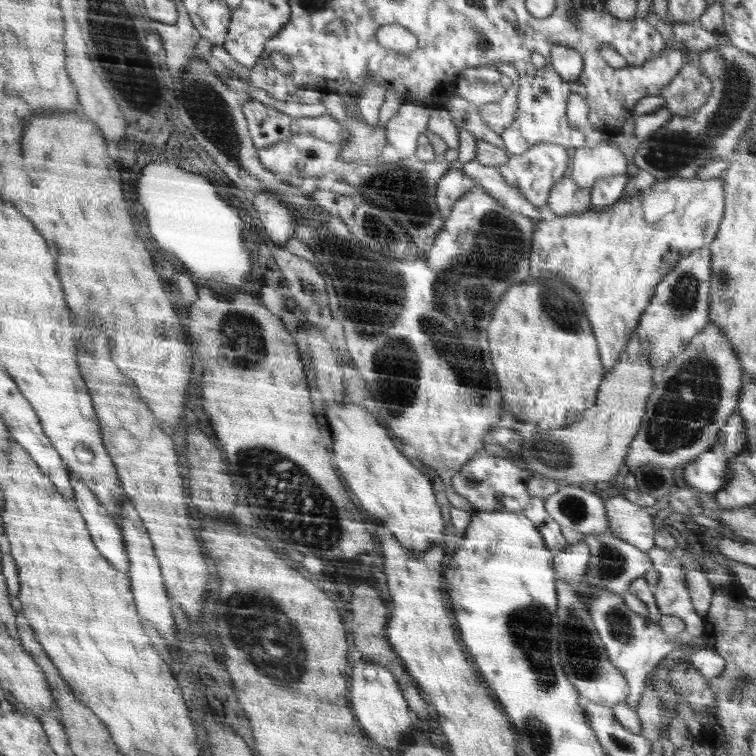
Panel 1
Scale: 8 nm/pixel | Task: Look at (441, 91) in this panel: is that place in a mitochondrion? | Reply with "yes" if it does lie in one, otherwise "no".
no

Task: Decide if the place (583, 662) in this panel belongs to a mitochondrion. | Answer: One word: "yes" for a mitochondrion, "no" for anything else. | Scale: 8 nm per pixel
yes

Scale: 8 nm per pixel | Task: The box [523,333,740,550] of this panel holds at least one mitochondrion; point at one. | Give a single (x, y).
(682, 415)

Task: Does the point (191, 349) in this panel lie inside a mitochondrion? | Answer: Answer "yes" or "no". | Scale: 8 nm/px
no

